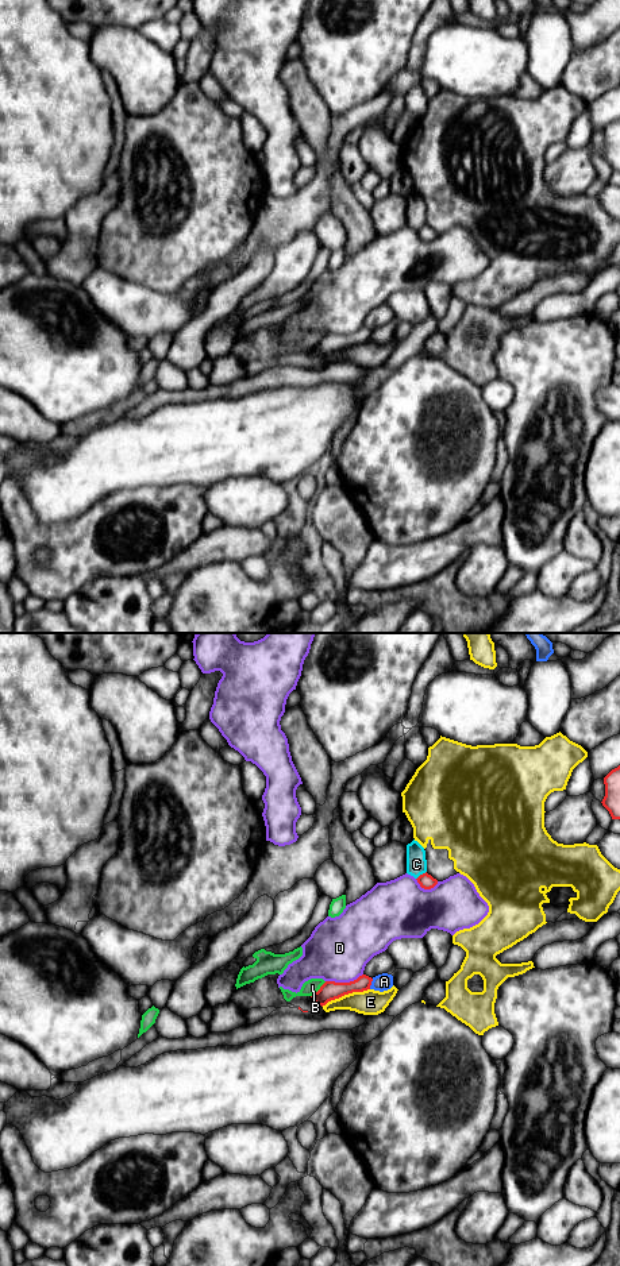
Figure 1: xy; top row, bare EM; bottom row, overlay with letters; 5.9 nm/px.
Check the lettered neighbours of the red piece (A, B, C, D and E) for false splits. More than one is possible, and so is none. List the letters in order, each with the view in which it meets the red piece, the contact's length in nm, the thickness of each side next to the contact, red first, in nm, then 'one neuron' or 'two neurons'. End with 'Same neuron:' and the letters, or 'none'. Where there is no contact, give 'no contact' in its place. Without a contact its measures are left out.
A: xy | 70 nm | 110/100 nm | two neurons
B: xy | 130 nm | 110/90 nm | two neurons
C: xy | 80 nm | 90/130 nm | two neurons
D: xy | 220 nm | 110/380 nm | two neurons
E: xy | 300 nm | 110/150 nm | two neurons
Same neuron: none

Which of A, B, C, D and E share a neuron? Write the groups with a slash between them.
A / B / C / D / E

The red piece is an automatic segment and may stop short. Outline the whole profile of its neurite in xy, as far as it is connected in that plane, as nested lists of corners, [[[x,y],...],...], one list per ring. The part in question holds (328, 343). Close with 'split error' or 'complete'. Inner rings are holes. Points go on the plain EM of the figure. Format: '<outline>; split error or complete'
[[[362,327],[350,335],[326,333],[311,350],[312,354],[323,359],[328,354],[339,351],[344,347],[370,341],[371,333],[373,331],[366,327]]]; complete

